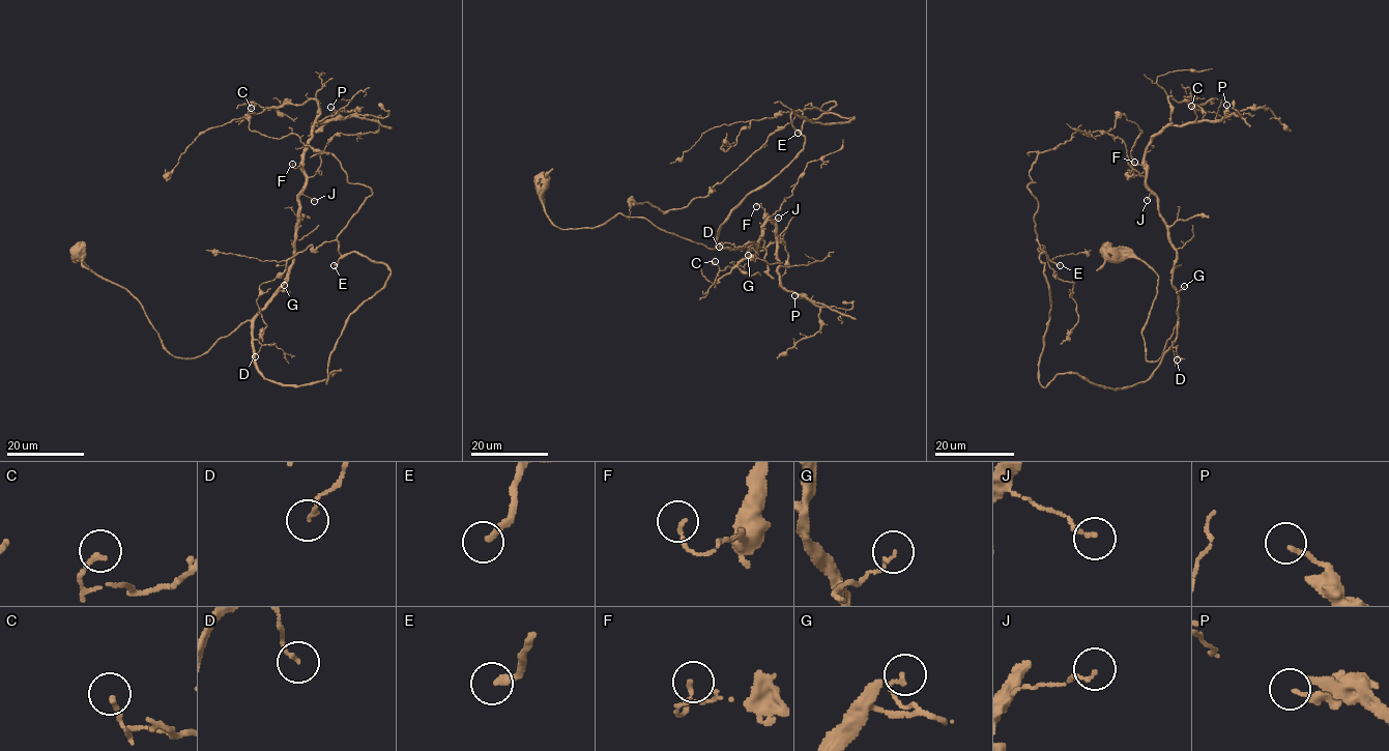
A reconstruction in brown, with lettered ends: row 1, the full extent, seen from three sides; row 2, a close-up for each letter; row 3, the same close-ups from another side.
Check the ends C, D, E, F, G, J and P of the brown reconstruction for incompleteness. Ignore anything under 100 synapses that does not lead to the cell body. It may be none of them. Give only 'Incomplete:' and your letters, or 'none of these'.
Incomplete: E

